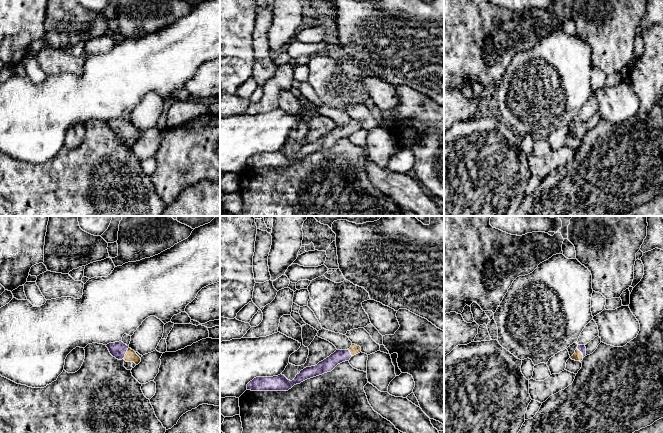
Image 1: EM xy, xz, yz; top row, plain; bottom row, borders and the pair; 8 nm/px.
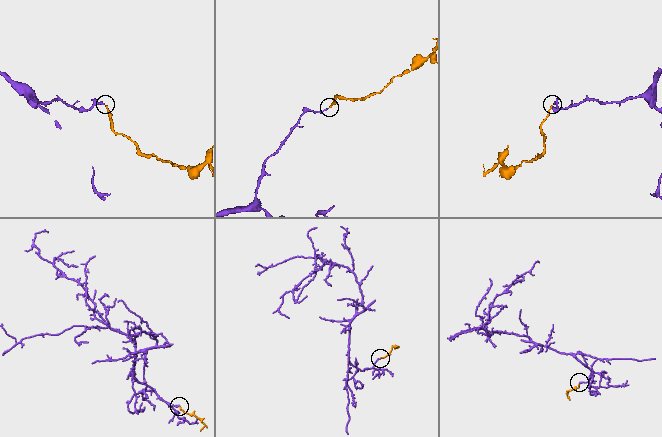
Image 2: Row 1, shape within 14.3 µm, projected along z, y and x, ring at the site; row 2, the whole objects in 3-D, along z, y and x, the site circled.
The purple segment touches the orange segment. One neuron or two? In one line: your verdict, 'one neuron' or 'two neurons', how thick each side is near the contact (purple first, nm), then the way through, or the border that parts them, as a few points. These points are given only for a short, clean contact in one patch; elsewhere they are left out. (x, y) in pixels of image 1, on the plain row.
one neuron; calibres 130 and 90 nm; way xy (118, 126), (125, 129), (130, 132)

